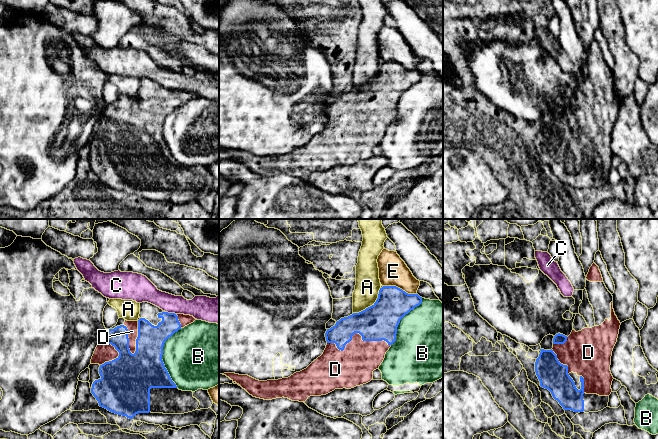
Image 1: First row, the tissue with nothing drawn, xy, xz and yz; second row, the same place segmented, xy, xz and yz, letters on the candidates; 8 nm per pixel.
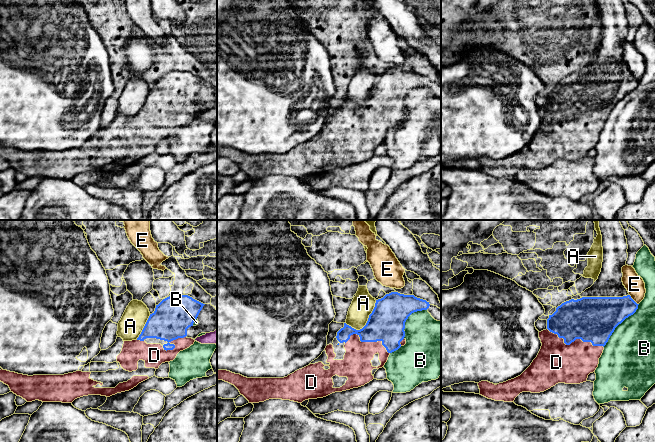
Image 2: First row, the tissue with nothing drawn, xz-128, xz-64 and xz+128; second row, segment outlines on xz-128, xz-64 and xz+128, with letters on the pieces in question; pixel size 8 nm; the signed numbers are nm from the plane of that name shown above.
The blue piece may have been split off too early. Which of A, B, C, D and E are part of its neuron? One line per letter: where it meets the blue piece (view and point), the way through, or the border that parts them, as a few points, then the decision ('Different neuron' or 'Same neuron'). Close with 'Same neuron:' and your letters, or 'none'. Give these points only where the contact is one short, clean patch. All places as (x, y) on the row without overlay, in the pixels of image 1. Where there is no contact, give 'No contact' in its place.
A: Touches blue at xz (372, 81). Different neuron
B: Touches blue at xy (161, 132). Different neuron
C: Touches blue at xy (170, 89). Boundary: xy (165, 87), (175, 90). Different neuron
D: Touches blue at xz (357, 108). Same neuron
E: Touches blue at xz (399, 64). Different neuron
Same neuron: D

